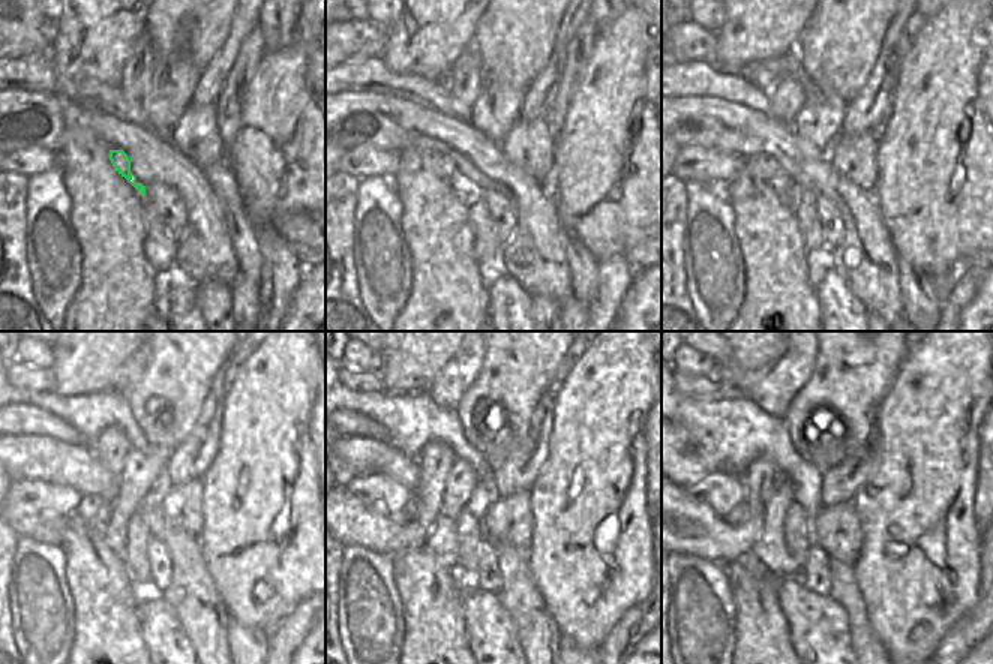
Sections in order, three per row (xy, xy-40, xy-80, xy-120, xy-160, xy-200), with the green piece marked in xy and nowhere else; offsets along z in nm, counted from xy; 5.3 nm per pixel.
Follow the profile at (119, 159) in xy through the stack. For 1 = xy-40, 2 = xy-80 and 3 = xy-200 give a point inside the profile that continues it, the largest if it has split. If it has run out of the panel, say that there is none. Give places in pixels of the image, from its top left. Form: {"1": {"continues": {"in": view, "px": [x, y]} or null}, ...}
{"1": {"continues": {"in": "xy-40", "px": [441, 165]}}, "2": {"continues": {"in": "xy-80", "px": [761, 167]}}, "3": {"continues": {"in": "xy-200", "px": [738, 514]}}}

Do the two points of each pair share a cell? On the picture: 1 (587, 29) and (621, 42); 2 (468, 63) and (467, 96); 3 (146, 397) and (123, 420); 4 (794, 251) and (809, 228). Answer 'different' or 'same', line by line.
1: different
2: same
3: different
4: different

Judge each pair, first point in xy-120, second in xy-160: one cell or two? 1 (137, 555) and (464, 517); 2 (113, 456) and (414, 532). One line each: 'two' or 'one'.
1: one
2: one

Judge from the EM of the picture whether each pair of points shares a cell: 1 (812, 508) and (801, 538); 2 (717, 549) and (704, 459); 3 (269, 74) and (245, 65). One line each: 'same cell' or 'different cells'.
1: different cells
2: different cells
3: different cells

